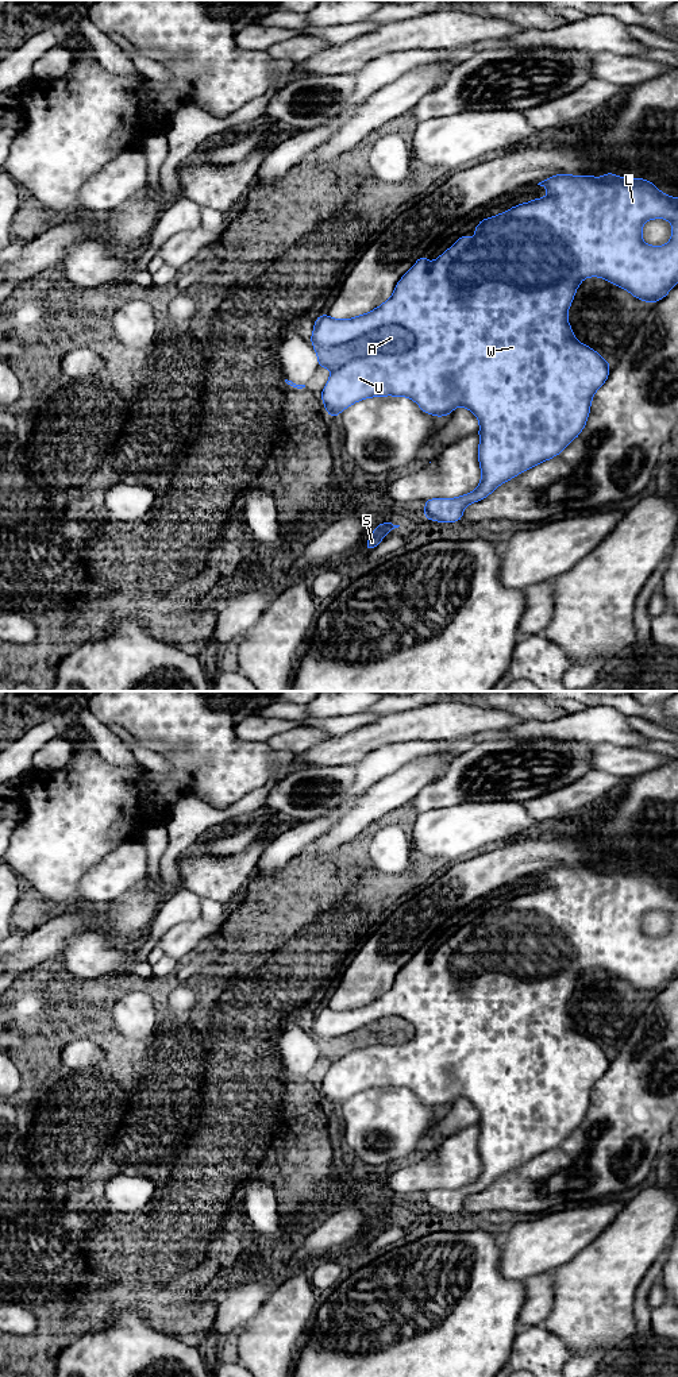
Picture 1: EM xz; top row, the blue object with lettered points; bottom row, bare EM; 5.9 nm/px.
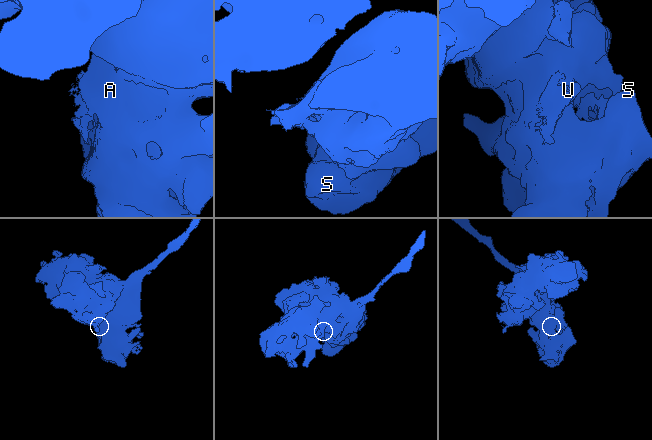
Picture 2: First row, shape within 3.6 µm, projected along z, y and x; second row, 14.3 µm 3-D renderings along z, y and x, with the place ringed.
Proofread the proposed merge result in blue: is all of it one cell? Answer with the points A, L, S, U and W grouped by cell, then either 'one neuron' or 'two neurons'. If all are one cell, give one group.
A / L S U W; two neurons

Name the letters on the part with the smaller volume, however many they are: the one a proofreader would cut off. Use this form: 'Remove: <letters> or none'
Remove: A

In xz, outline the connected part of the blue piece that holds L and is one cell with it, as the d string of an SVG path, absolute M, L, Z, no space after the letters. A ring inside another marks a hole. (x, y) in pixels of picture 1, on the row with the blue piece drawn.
M605 173L601 178L594 176L556 174L543 180L538 185L544 186L550 194L547 197L533 198L529 202L515 205L497 216L482 219L473 231L478 238L477 242L467 235L463 235L439 258L434 259L429 267L427 266L428 256L425 254L421 255L396 284L392 297L378 308L353 319L338 320L324 313L315 320L311 342L320 346L343 344L389 324L398 324L416 336L416 344L402 354L361 356L332 371L320 393L325 410L332 418L361 400L385 396L408 397L413 400L424 413L436 417L448 416L457 406L463 406L477 416L479 421L478 462L481 466L481 483L474 491L457 498L438 497L424 501L425 512L423 518L439 522L457 522L462 520L463 510L467 505L486 498L501 483L559 455L575 437L579 436L586 425L593 396L608 379L610 369L610 363L608 363L597 351L574 338L573 328L567 320L567 312L574 300L574 294L585 278L600 277L606 279L616 286L625 289L637 300L647 301L648 304L664 298L678 284L678 197L662 193L648 180L628 180L625 177L617 177L615 173ZM652 219L667 219L673 225L673 235L666 246L648 246L643 242L643 224Z

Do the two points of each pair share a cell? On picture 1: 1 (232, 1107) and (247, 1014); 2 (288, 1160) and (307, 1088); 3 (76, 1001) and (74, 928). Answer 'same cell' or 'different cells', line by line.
1: same cell
2: same cell
3: different cells

